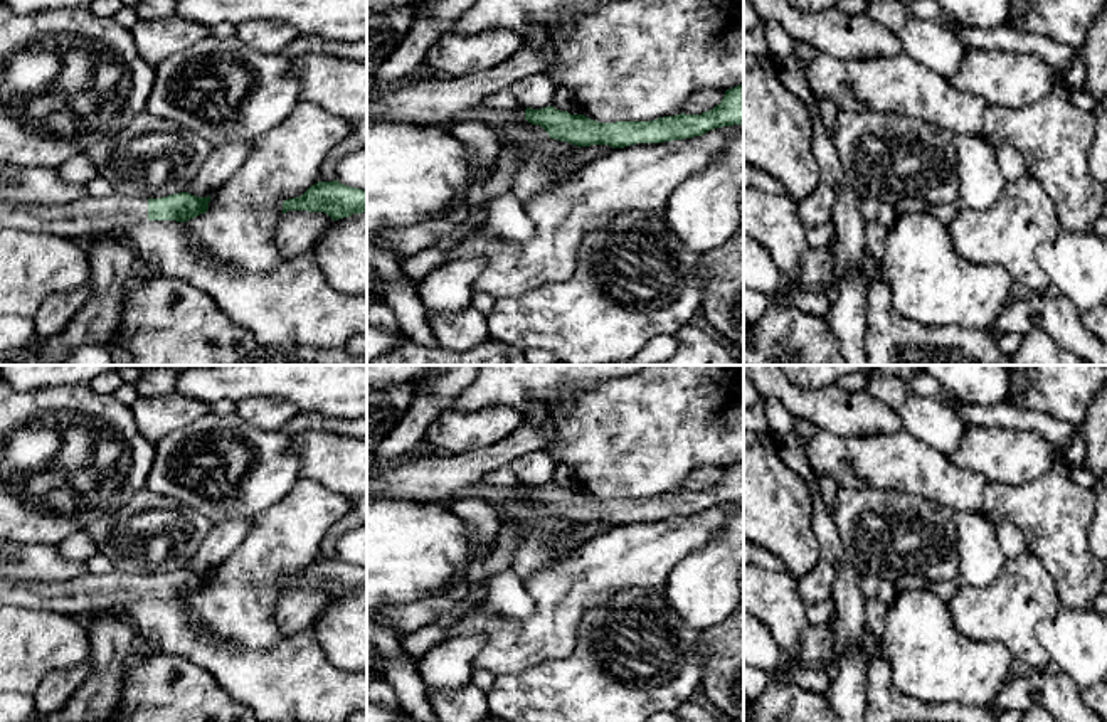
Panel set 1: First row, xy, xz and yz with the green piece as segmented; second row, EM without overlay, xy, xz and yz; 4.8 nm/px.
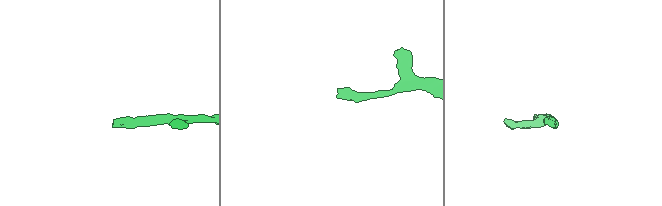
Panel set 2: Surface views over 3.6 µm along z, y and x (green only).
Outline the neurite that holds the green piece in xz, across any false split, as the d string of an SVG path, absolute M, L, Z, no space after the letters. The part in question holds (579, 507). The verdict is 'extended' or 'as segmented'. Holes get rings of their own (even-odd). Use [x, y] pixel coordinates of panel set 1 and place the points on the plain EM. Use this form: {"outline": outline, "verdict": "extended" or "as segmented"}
{"outline": "M744 461L727 466L722 480L702 491L681 490L653 498L599 500L584 491L570 491L554 483L542 486L523 486L520 483L491 486L479 480L463 488L448 505L466 498L493 505L506 498L522 496L540 502L550 515L577 522L579 525L591 522L624 525L636 520L685 517L702 513L715 505L744 502Z", "verdict": "extended"}

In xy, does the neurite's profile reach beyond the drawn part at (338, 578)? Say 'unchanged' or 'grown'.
unchanged

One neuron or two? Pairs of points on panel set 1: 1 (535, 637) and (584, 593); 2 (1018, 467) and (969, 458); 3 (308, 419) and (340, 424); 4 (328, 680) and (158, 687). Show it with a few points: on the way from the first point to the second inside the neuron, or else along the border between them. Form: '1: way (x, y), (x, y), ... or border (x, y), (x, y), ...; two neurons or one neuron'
1: way (547, 625), (572, 599); one neuron
2: way (1006, 458), (981, 458); one neuron
3: way (317, 421), (332, 424); one neuron
4: border (189, 660), (201, 665), (244, 704); two neurons

